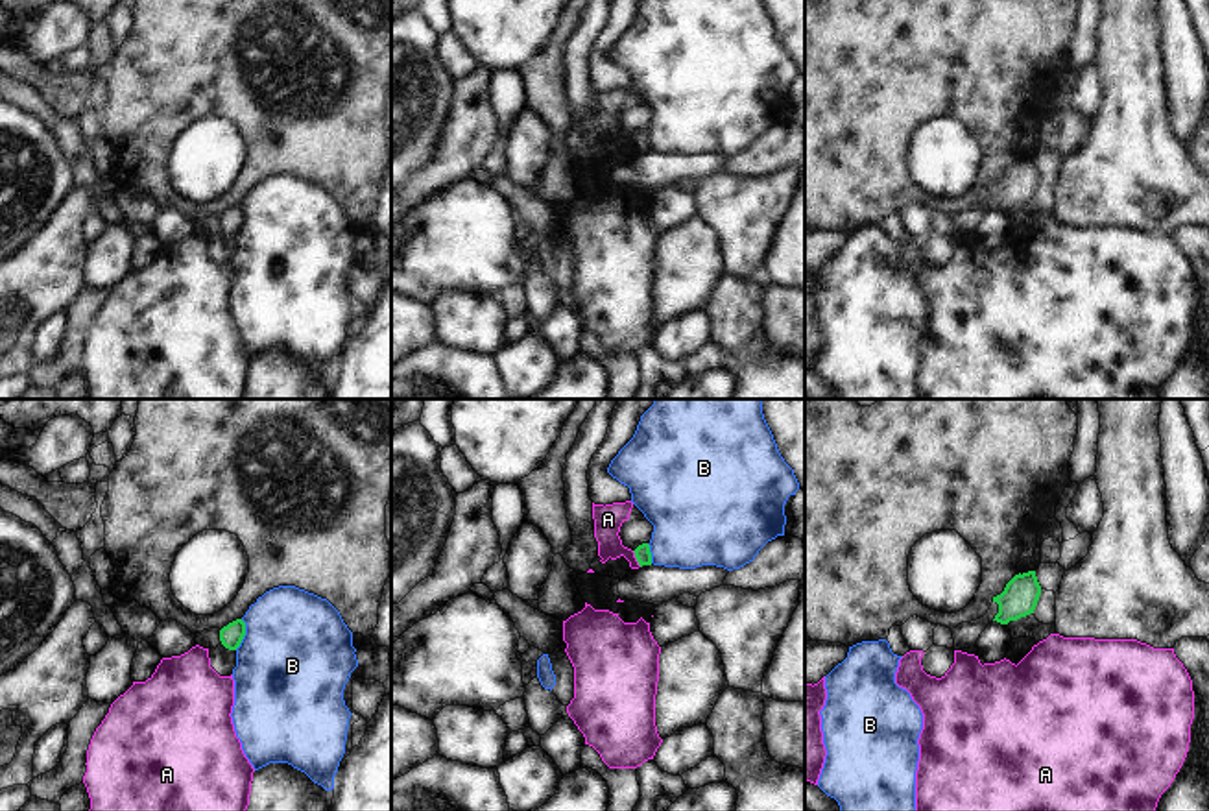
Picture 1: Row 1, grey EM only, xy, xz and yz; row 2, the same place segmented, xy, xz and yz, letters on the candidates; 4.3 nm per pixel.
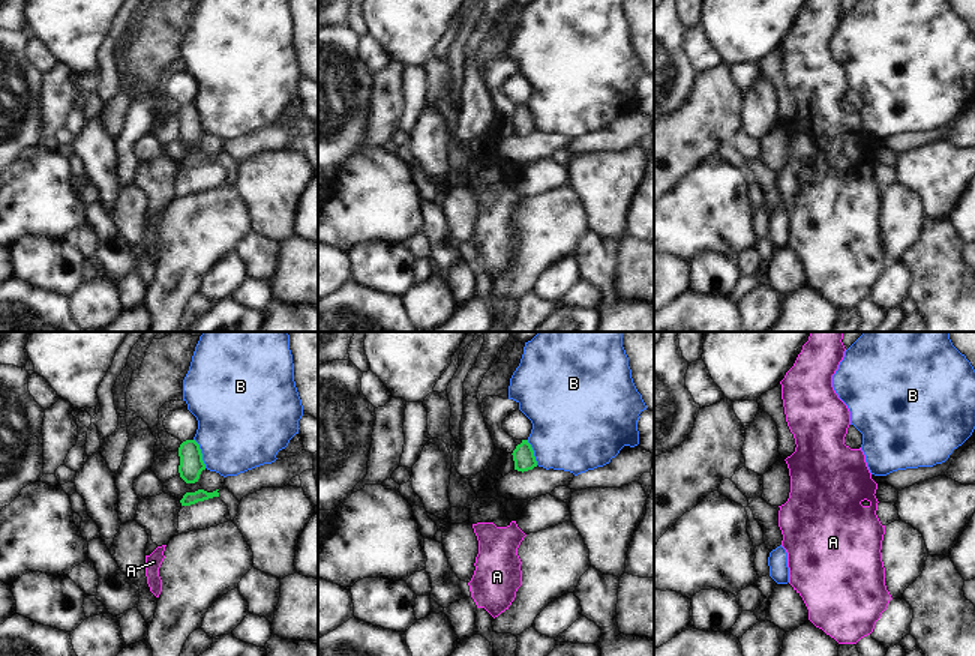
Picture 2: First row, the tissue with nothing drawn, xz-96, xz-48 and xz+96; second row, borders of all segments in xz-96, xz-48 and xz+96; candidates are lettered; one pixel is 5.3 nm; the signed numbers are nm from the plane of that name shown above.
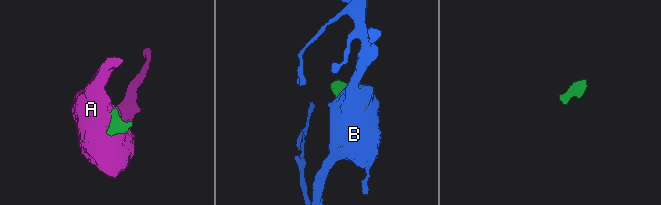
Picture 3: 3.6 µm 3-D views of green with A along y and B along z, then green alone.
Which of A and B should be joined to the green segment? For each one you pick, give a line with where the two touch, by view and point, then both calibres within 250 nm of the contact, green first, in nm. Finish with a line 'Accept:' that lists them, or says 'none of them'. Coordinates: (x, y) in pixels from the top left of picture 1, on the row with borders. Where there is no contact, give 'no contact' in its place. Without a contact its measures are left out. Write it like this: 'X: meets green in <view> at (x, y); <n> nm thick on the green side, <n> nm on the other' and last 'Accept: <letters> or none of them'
Accept: none of them

